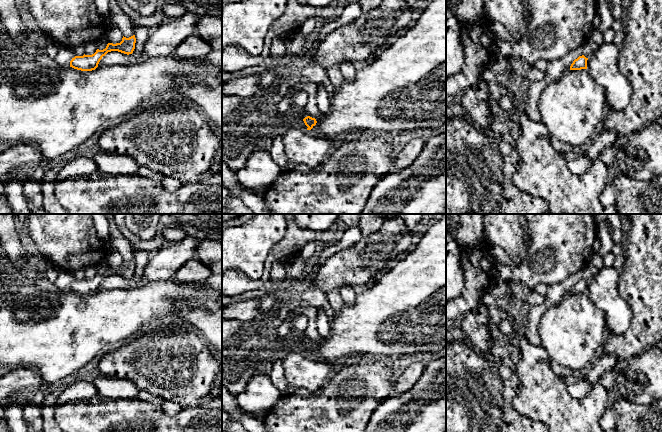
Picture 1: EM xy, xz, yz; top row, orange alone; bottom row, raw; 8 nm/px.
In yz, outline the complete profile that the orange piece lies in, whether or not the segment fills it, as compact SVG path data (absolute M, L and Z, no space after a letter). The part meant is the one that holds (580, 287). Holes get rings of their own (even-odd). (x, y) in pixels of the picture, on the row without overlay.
M584 279L579 280L577 283L573 285L573 287L570 290L570 294L581 294L581 293L587 293L587 284Z

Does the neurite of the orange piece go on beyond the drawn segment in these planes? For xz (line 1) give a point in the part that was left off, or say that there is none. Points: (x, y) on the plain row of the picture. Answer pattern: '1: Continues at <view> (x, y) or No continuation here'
1: No continuation here

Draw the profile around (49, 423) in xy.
M40 406L42 415L42 432L63 432L55 420L55 406Z

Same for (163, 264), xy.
M190 236L181 241L166 242L160 249L151 253L143 276L148 281L172 279L185 262L194 258L197 245L198 240Z

